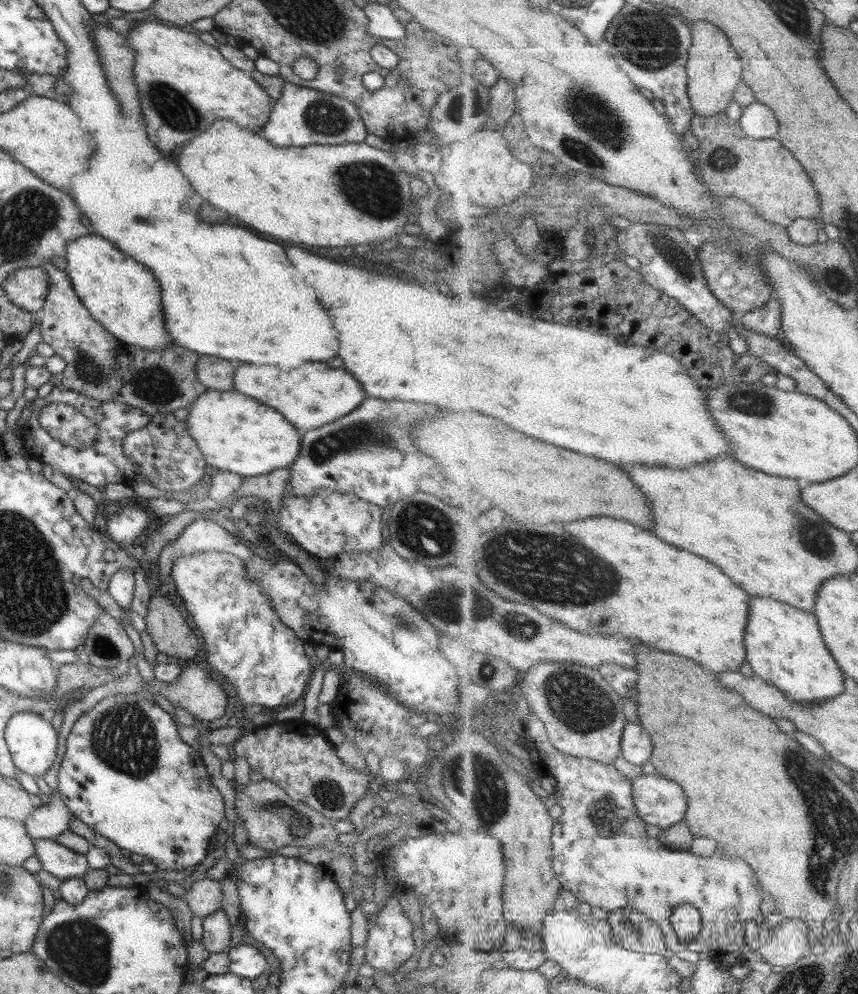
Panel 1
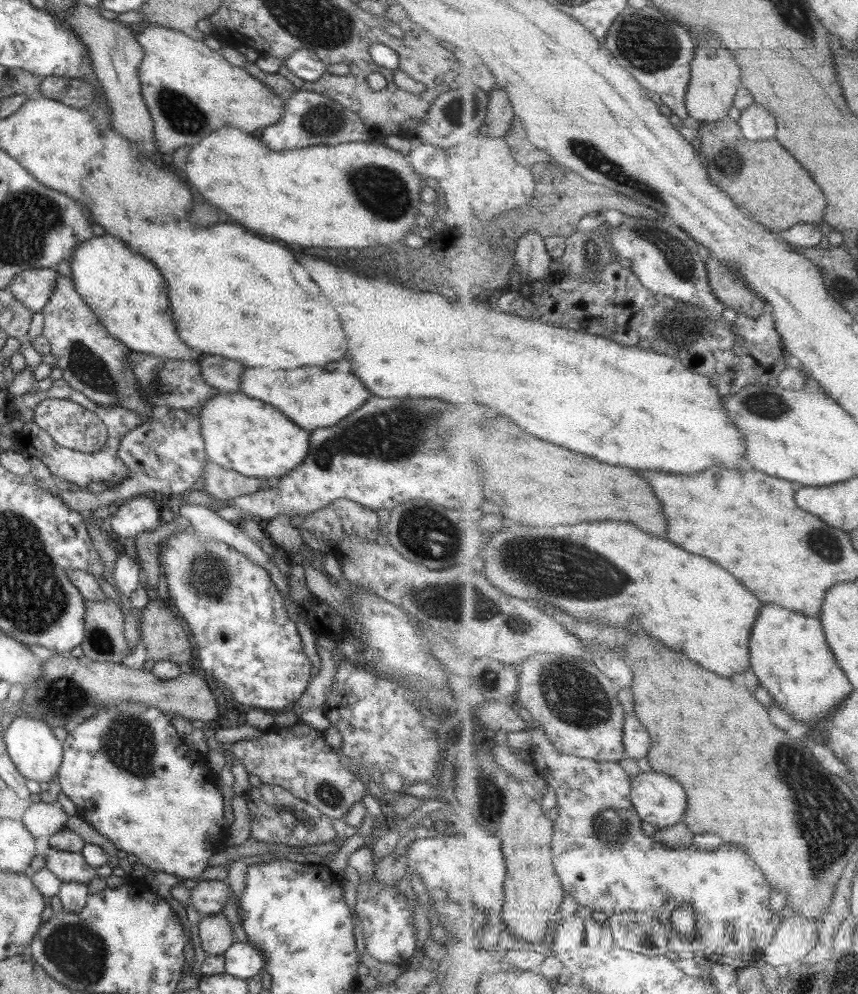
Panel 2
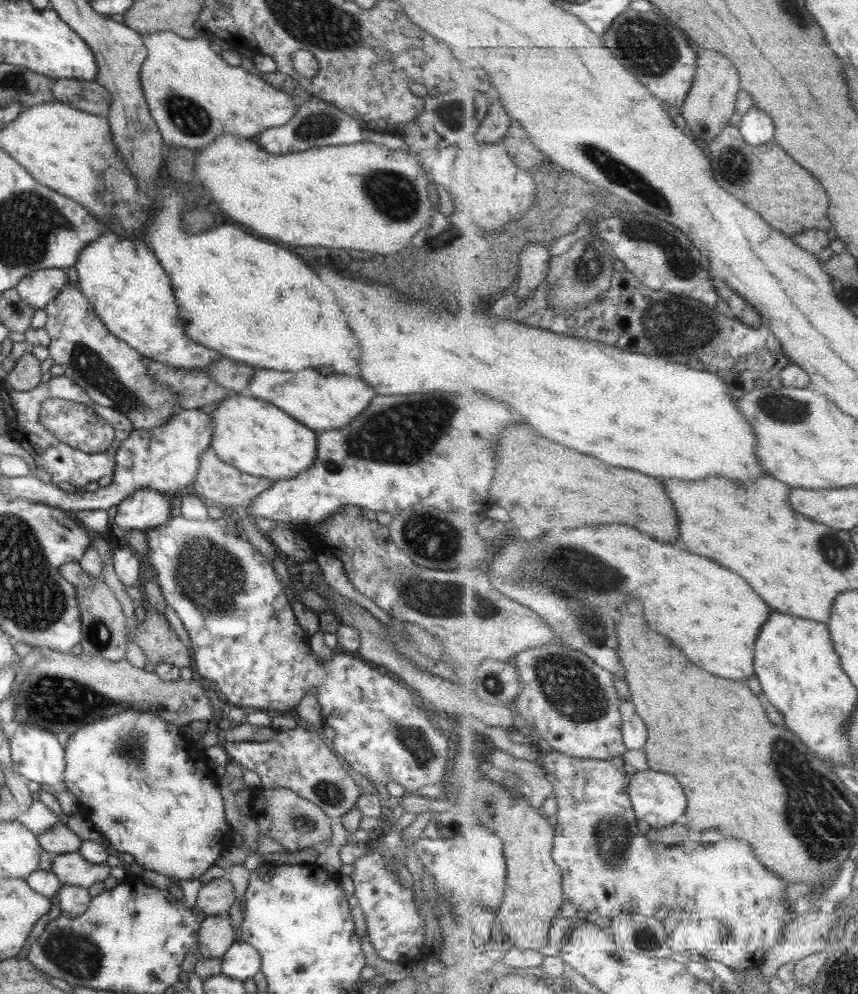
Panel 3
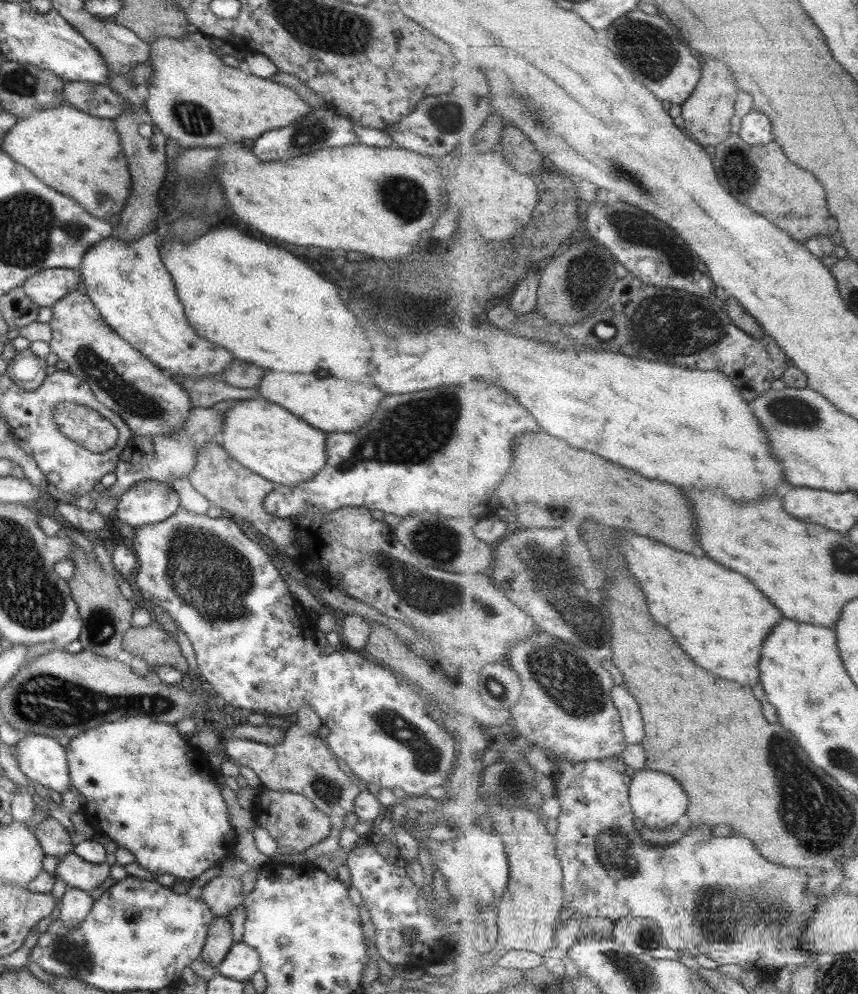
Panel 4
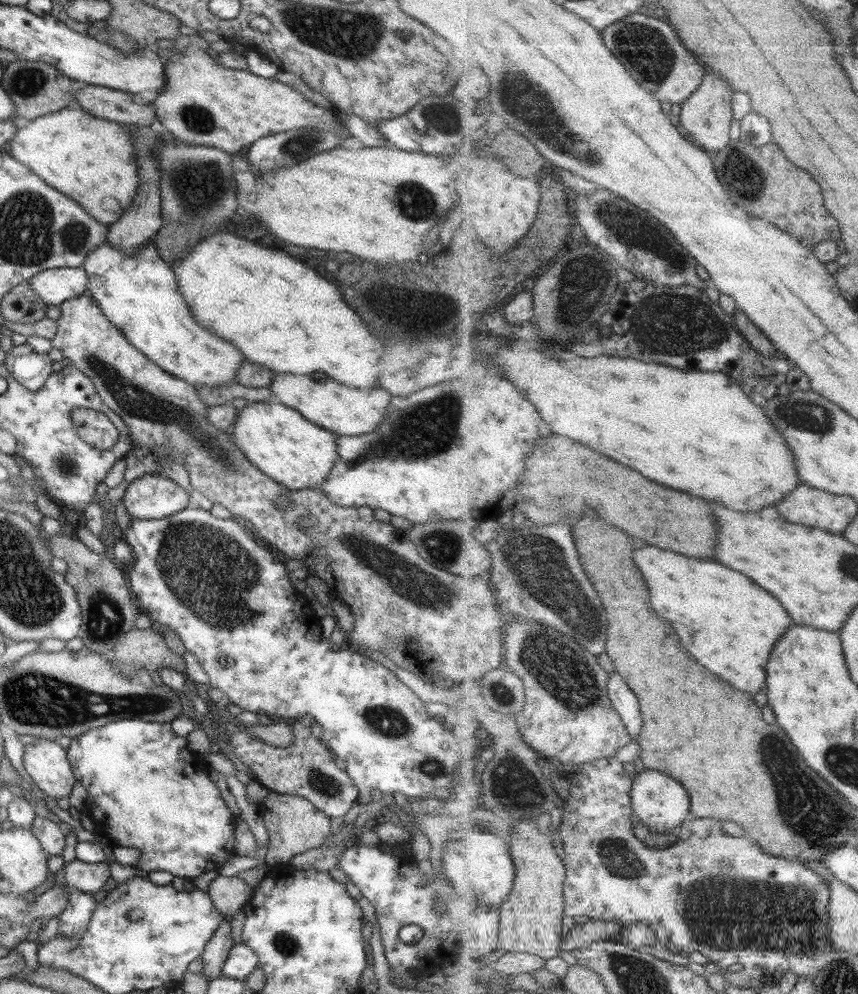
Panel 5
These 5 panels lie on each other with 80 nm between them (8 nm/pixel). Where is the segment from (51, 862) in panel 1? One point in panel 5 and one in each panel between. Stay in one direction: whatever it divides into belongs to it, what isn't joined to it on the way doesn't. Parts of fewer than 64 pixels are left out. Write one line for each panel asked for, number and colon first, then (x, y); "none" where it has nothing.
2: (67, 866)
3: (71, 869)
4: (75, 872)
5: (88, 878)

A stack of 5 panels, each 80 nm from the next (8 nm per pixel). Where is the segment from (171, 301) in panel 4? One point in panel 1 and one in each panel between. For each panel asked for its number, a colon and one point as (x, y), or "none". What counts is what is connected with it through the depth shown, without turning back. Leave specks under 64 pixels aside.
1: (120, 294)
2: (125, 290)
3: (127, 288)

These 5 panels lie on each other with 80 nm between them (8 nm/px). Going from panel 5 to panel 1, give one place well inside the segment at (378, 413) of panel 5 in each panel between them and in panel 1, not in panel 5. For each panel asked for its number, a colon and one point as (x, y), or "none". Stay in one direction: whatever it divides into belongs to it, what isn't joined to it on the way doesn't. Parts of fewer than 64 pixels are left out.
1: (311, 395)
2: (310, 397)
3: (319, 402)
4: (330, 405)

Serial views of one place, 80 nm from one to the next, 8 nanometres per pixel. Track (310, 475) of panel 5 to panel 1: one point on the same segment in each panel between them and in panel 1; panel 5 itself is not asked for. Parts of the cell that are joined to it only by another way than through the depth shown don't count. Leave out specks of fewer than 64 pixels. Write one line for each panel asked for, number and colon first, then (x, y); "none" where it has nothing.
1: (234, 433)
2: (245, 435)
3: (253, 436)
4: (264, 438)

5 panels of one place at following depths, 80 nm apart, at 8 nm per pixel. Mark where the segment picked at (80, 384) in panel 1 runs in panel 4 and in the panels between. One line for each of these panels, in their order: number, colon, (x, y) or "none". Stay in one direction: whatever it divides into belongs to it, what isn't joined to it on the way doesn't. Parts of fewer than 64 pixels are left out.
2: (95, 364)
3: (112, 374)
4: (152, 404)

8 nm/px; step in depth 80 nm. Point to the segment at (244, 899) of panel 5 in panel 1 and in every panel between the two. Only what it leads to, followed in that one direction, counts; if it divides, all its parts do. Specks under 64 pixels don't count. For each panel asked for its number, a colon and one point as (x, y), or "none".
1: (204, 896)
2: (207, 897)
3: (214, 897)
4: (221, 894)

